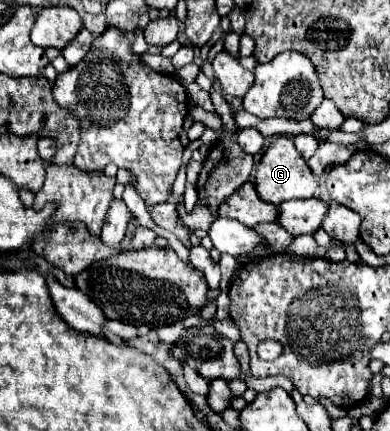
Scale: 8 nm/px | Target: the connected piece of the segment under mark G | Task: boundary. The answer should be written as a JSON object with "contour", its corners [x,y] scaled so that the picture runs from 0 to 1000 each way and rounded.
{"contour":[[[710,318],[690,332],[690,341],[679,346],[659,397],[654,397],[654,439],[659,452],[685,466],[685,471],[726,471],[741,462],[792,462],[808,457],[813,443],[813,420],[792,392],[792,383],[782,378],[782,369],[767,360],[767,350],[756,350],[756,336],[741,318]]]}

